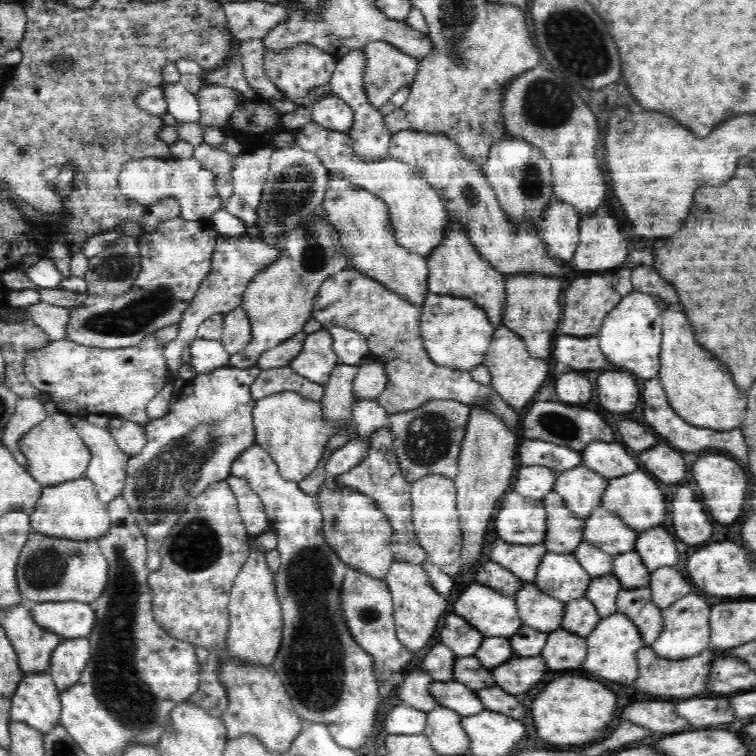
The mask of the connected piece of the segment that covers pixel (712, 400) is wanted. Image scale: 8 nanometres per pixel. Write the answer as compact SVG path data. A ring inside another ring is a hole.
M664 310L662 317L662 344L660 354L660 376L663 387L668 394L668 402L672 408L692 426L714 428L714 430L730 430L732 426L740 426L744 420L748 390L736 388L728 368L712 356L712 352L704 350L694 342L694 332L690 328L688 318L682 312Z

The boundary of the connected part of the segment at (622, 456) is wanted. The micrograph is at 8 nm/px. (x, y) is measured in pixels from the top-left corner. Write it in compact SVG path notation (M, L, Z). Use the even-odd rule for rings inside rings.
M606 442L592 443L581 452L582 464L590 470L604 475L609 480L640 470L638 460L634 460L624 446Z

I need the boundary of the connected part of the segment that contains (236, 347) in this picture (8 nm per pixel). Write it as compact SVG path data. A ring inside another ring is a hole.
M240 306L227 312L224 317L221 341L224 348L231 354L243 350L251 339L251 324L248 315Z

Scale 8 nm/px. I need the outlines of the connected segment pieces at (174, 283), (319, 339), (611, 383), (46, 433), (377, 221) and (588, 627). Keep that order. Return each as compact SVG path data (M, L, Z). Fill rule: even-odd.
M184 214L164 219L151 233L138 237L141 270L134 286L123 295L89 295L81 306L69 308L65 336L84 346L126 349L165 326L181 321L200 283L211 269L213 250L219 241L212 222L205 218L184 219Z
M323 327L307 335L300 354L290 365L294 372L325 386L332 369L338 364L340 362L333 349L333 338L328 329Z
M604 372L596 384L598 402L610 412L632 412L640 410L640 388L636 378L624 372Z
M52 413L19 440L18 449L28 460L27 470L43 486L60 485L85 476L91 464L88 446L71 424L70 416Z
M331 176L319 209L326 221L338 231L349 264L411 304L423 304L430 293L426 258L400 246L390 222L388 205L380 197L352 184L346 177Z
M585 596L568 601L564 608L561 628L586 638L602 620L594 603Z

